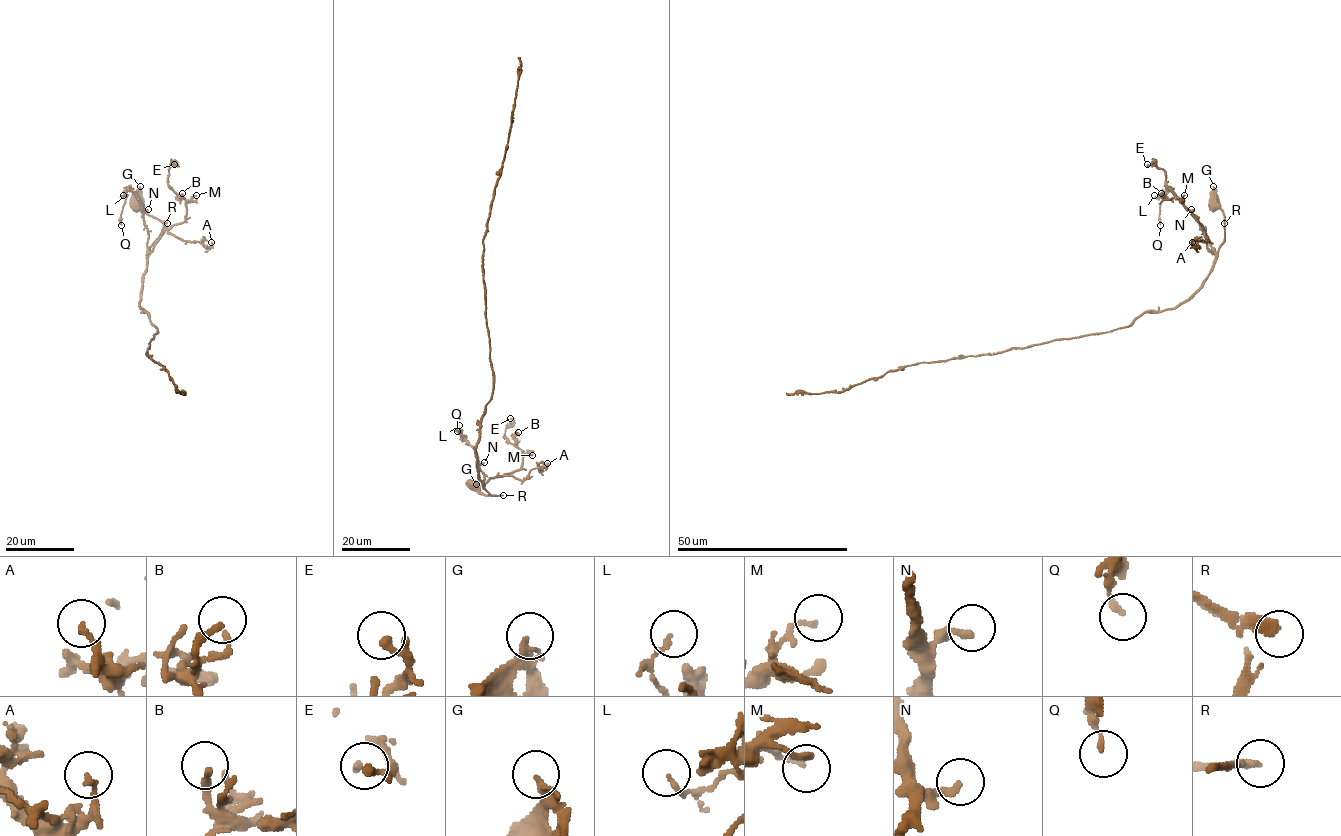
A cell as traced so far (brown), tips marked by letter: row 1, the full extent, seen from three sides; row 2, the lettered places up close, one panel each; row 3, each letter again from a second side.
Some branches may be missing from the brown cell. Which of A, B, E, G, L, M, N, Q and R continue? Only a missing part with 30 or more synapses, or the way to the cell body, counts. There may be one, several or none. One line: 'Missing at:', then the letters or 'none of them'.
Missing at: none of them

